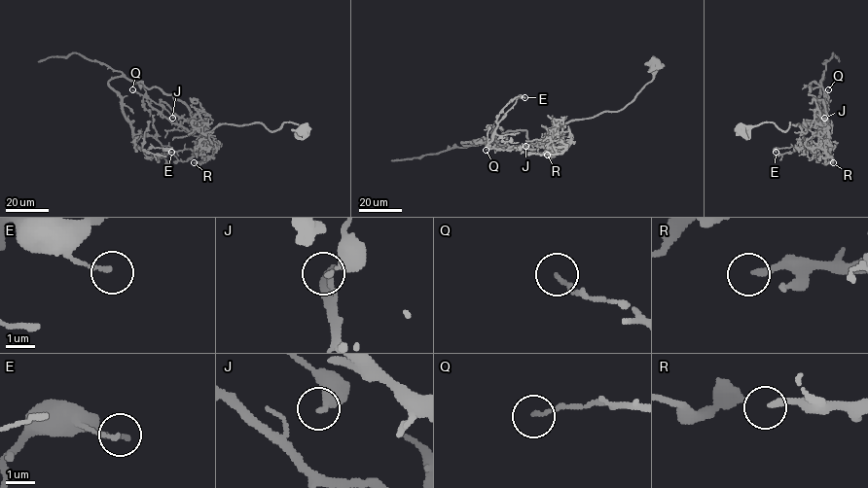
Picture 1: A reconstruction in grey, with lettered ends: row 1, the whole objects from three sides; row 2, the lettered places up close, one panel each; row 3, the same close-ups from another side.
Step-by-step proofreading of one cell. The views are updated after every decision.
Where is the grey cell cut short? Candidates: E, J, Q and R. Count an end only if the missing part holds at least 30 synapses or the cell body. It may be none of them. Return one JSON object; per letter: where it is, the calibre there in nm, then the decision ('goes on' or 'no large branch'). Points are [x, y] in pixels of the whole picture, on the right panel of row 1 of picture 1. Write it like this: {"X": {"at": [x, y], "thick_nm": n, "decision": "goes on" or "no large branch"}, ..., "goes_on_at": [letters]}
{"E": {"at": [776, 152], "thick_nm": 120, "decision": "no large branch"}, "J": {"at": [824, 118], "thick_nm": 150, "decision": "no large branch"}, "Q": {"at": [828, 89], "thick_nm": 120, "decision": "no large branch"}, "R": {"at": [833, 162], "thick_nm": 200, "decision": "no large branch"}, "goes_on_at": []}

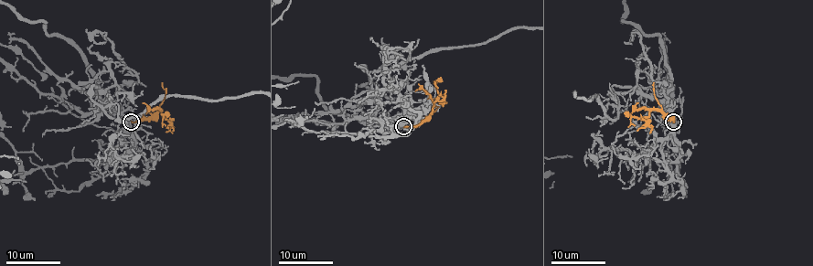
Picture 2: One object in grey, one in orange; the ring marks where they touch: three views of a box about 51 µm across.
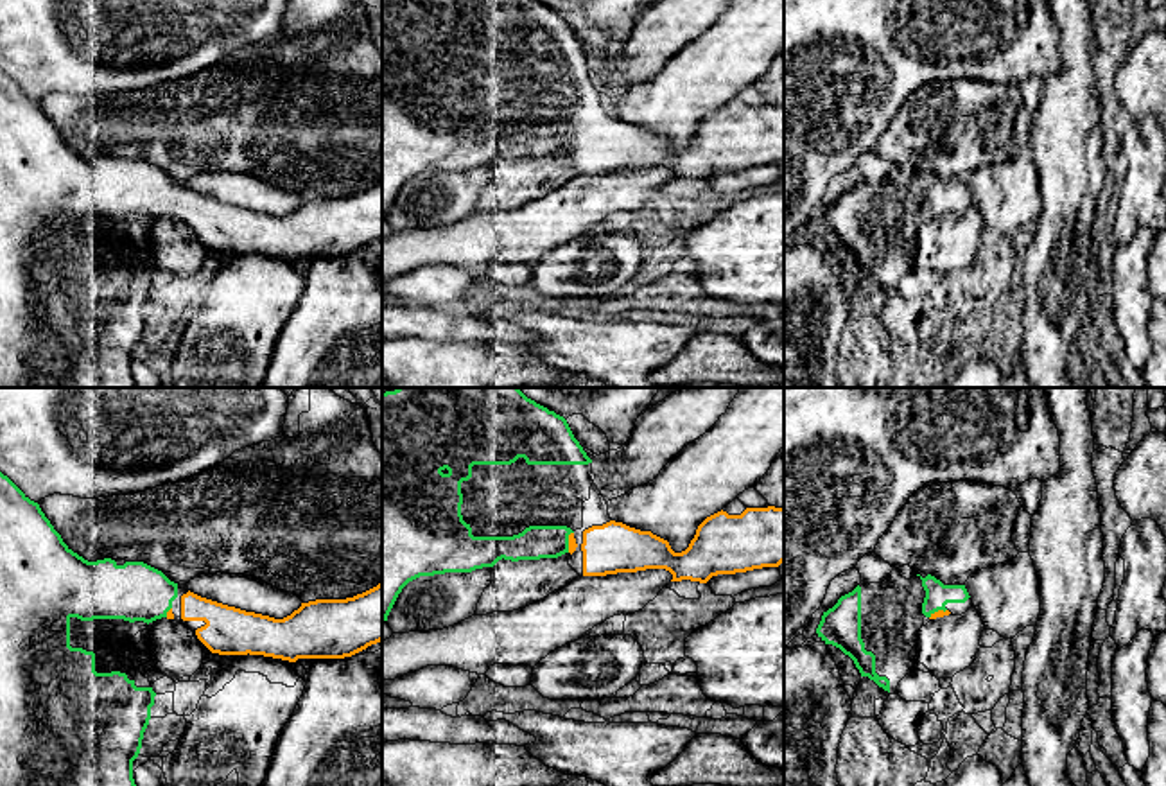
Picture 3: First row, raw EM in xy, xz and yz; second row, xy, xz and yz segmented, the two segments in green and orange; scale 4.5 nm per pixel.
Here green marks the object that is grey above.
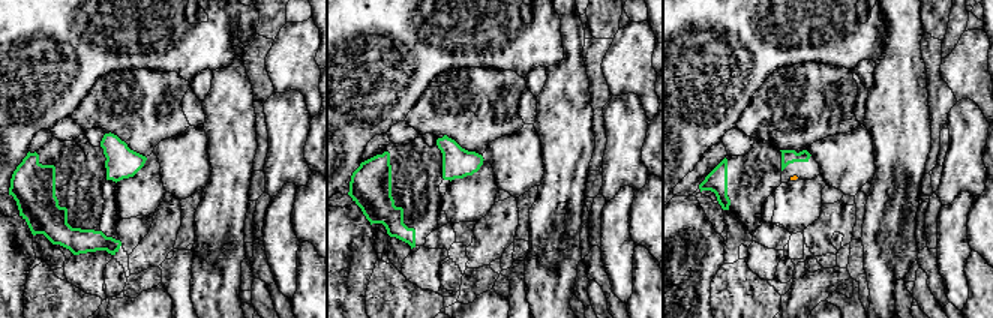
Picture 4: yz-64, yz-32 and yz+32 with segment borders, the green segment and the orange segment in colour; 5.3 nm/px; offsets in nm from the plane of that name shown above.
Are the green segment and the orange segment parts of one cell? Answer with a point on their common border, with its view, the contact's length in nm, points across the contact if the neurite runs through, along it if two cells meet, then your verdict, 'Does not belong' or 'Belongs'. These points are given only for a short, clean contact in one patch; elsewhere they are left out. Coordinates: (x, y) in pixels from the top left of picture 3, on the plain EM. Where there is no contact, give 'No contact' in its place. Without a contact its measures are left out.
Touches green at xz (567, 140). Shared border 100 nm. Path across: xz (535, 140), (567, 140), (573, 142). Belongs

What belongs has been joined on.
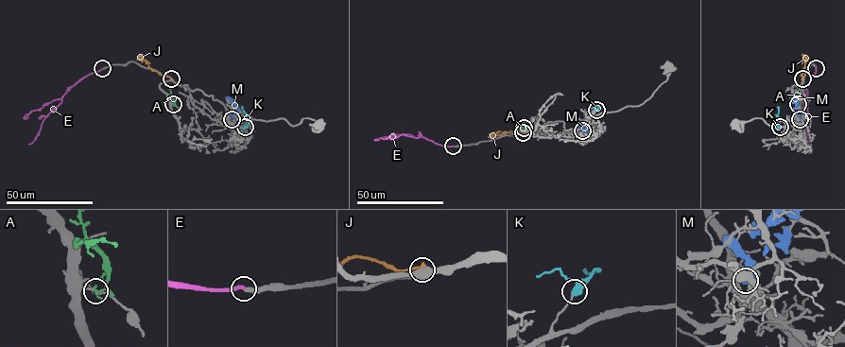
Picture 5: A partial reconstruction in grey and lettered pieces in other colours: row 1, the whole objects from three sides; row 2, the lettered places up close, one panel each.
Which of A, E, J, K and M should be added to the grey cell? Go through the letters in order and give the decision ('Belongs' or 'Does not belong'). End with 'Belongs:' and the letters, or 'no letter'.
A: Does not belong
E: Belongs
J: Does not belong
K: Does not belong
M: Does not belong
Belongs: E

